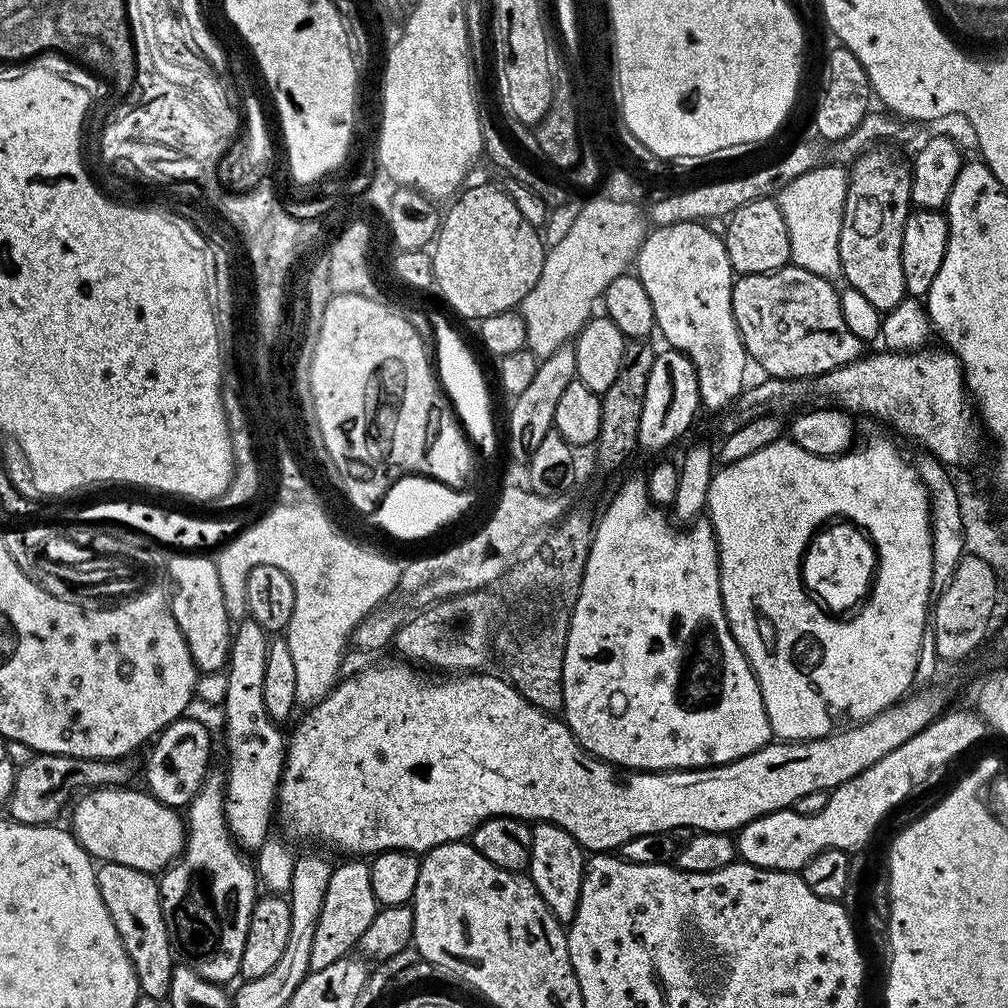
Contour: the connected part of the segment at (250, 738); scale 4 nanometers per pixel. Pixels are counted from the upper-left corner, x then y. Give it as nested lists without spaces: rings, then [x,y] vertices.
[[[250,618],[241,619],[232,634],[232,646],[228,651],[226,665],[226,696],[222,705],[224,711],[224,748],[228,751],[228,776],[224,780],[224,817],[232,839],[241,849],[255,854],[270,838],[268,827],[274,824],[274,809],[278,804],[280,779],[284,773],[284,753],[286,751],[285,733],[280,733],[281,725],[266,714],[264,687],[266,678],[266,654],[270,643],[269,633]]]

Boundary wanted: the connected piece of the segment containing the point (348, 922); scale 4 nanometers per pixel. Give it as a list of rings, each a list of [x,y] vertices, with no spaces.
[[[352,858],[349,864],[337,863],[332,870],[330,886],[326,886],[326,902],[322,902],[322,914],[318,918],[318,930],[314,930],[314,947],[310,950],[310,969],[326,970],[326,966],[349,955],[359,945],[366,926],[374,922],[378,905],[370,886],[370,870],[363,859]]]

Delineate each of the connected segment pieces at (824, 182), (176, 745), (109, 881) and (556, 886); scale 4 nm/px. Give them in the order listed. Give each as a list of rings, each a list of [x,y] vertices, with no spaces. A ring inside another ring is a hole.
[[[813,166],[780,191],[778,203],[785,219],[786,230],[789,231],[789,254],[795,267],[829,278],[841,275],[839,230],[843,226],[848,175],[840,166]]]
[[[181,718],[167,724],[163,732],[155,737],[148,756],[144,776],[148,779],[147,791],[156,800],[177,810],[187,809],[193,798],[200,792],[210,775],[212,764],[212,736],[200,720]],[[156,744],[156,745],[155,745]]]
[[[101,863],[96,869],[96,881],[98,890],[102,894],[102,902],[106,902],[106,910],[122,938],[122,946],[134,966],[134,974],[138,978],[138,986],[144,996],[149,996],[158,1001],[163,1001],[170,990],[172,981],[172,948],[174,952],[174,941],[168,930],[168,923],[162,910],[160,901],[160,885],[157,877],[150,872],[134,870],[134,866],[122,866],[121,864]]]
[[[536,822],[531,825],[532,845],[530,846],[530,862],[526,872],[532,885],[542,894],[542,902],[561,922],[570,922],[576,916],[580,891],[584,881],[585,849],[571,836],[566,834],[557,824]]]

